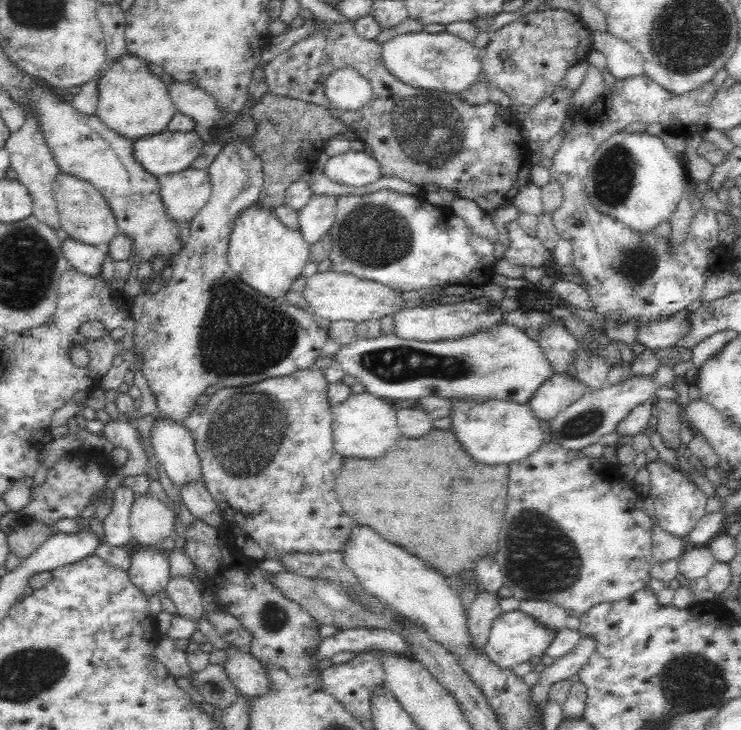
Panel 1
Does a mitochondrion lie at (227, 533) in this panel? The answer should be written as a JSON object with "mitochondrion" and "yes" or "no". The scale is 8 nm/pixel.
{"mitochondrion":"no"}

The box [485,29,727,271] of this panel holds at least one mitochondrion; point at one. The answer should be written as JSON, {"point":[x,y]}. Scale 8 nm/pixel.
{"point":[613,174]}

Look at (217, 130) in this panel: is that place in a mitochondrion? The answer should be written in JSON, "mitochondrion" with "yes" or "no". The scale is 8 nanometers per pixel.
{"mitochondrion":"yes"}

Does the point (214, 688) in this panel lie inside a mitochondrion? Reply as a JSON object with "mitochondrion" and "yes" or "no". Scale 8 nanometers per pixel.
{"mitochondrion":"yes"}

